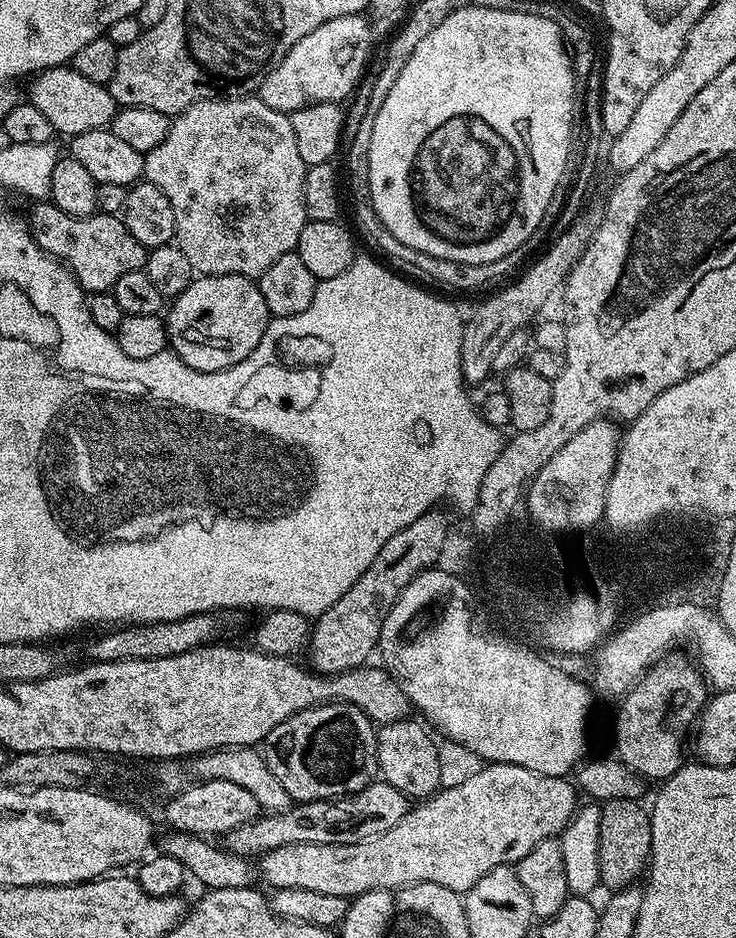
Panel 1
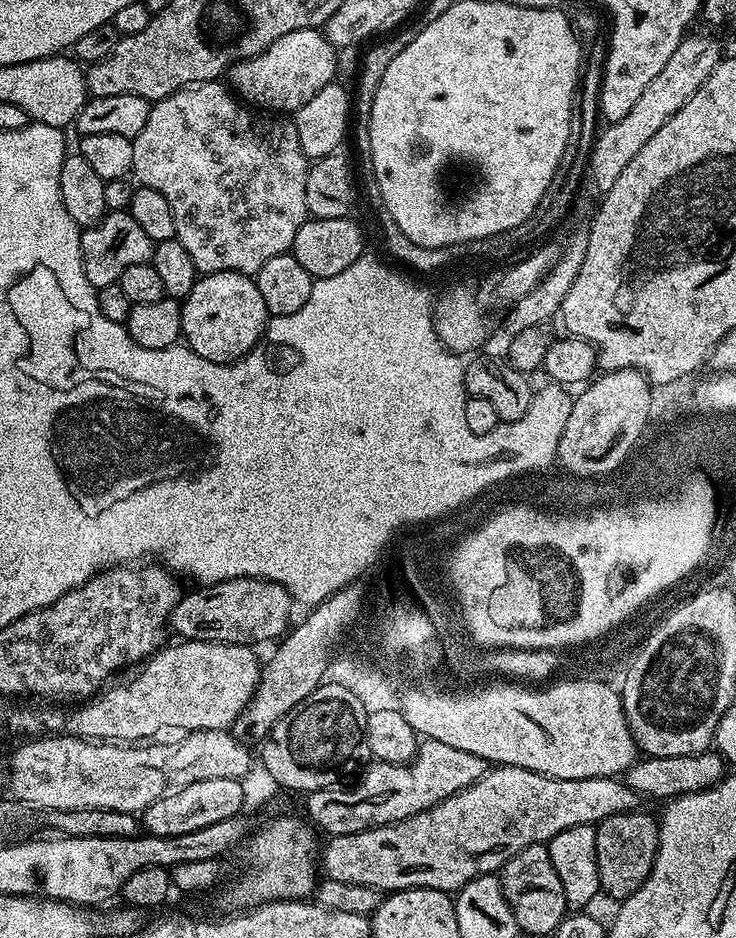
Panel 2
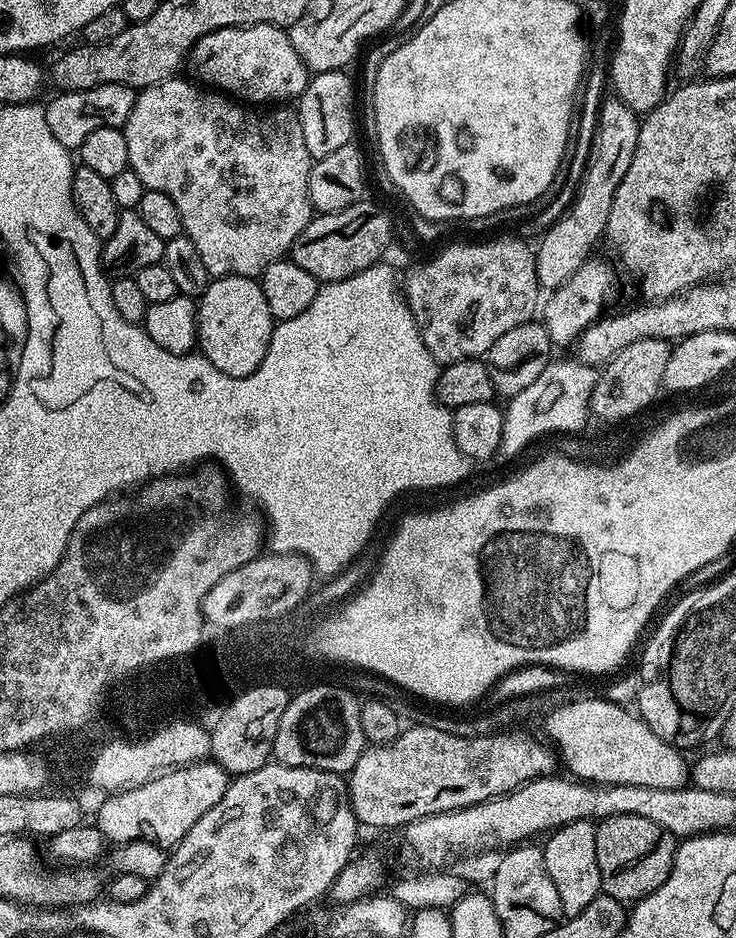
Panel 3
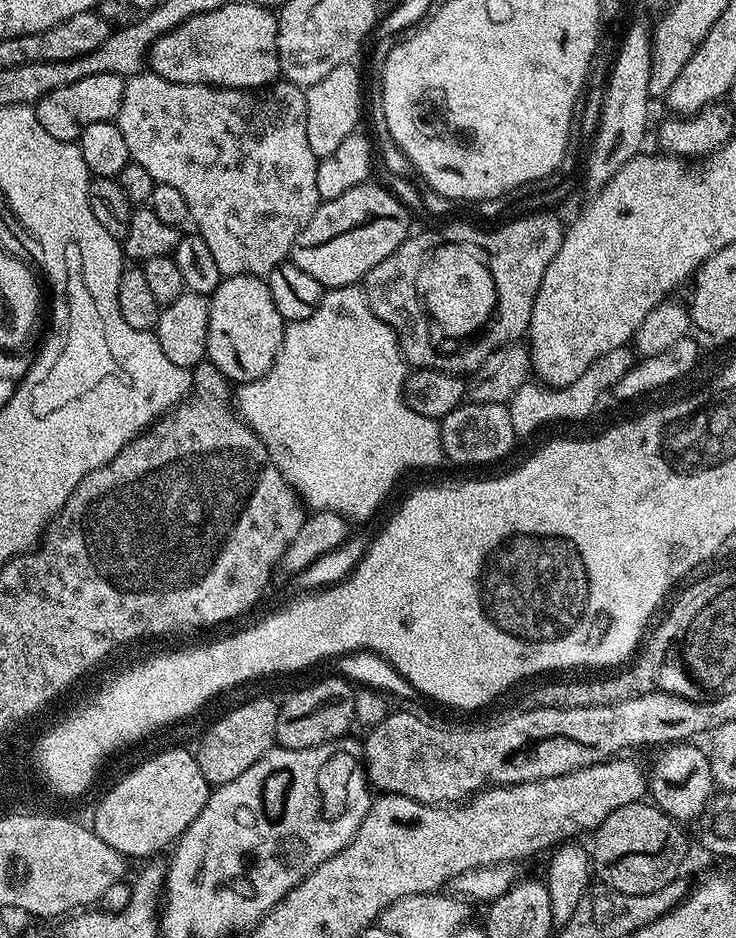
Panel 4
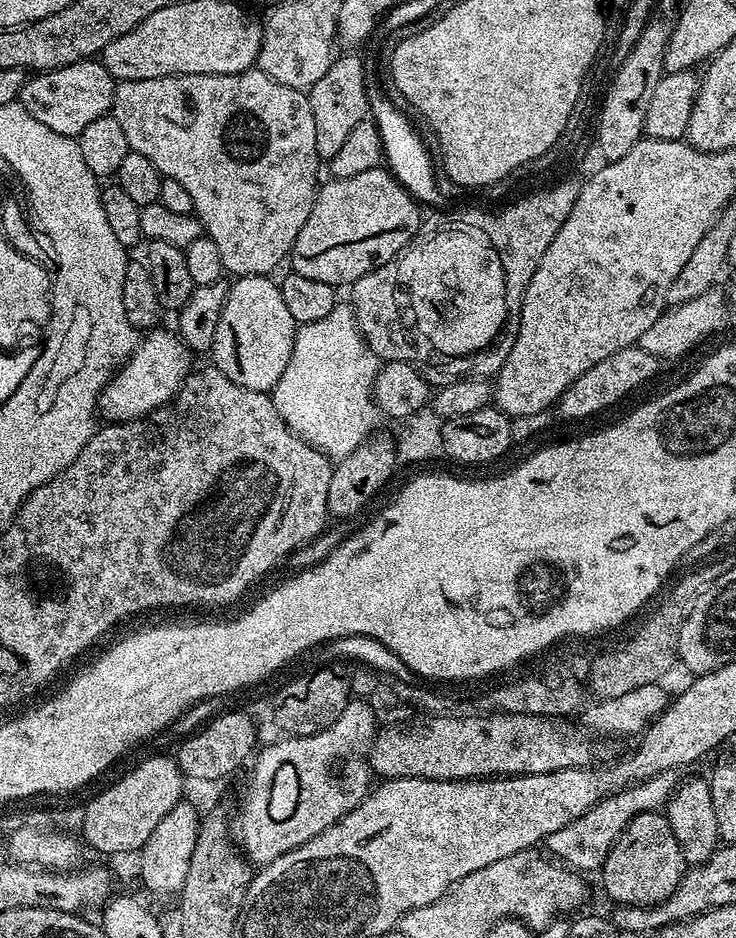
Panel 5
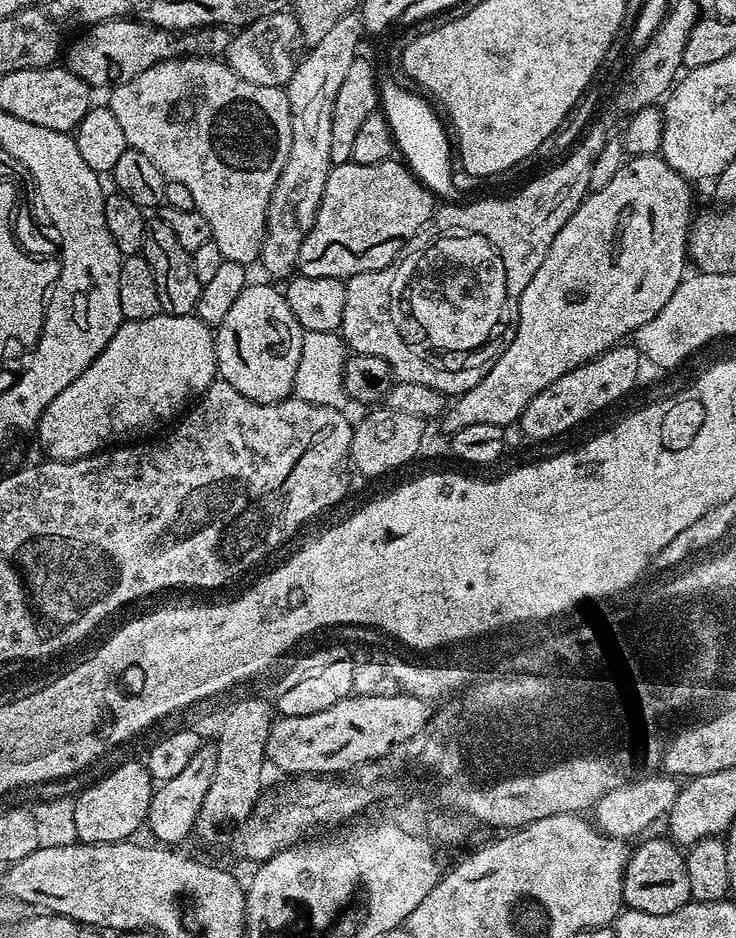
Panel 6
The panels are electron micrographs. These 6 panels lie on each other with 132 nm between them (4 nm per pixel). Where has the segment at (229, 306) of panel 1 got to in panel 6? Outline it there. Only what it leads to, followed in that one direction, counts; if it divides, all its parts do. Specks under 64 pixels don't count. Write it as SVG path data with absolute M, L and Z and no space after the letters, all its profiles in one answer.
M249 283L214 332L219 379L234 386L238 394L259 404L288 400L294 392L294 378L298 374L305 335L279 287Z

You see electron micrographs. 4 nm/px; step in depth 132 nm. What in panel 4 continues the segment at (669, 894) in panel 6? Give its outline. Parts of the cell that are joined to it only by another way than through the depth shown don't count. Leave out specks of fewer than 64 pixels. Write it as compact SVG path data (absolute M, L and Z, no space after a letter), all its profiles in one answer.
M637 802L618 806L606 822L596 827L594 839L590 844L590 867L595 879L605 888L622 894L650 894L650 890L662 890L666 882L681 875L680 867L684 864L684 832L677 821L671 820L661 808L651 802Z

